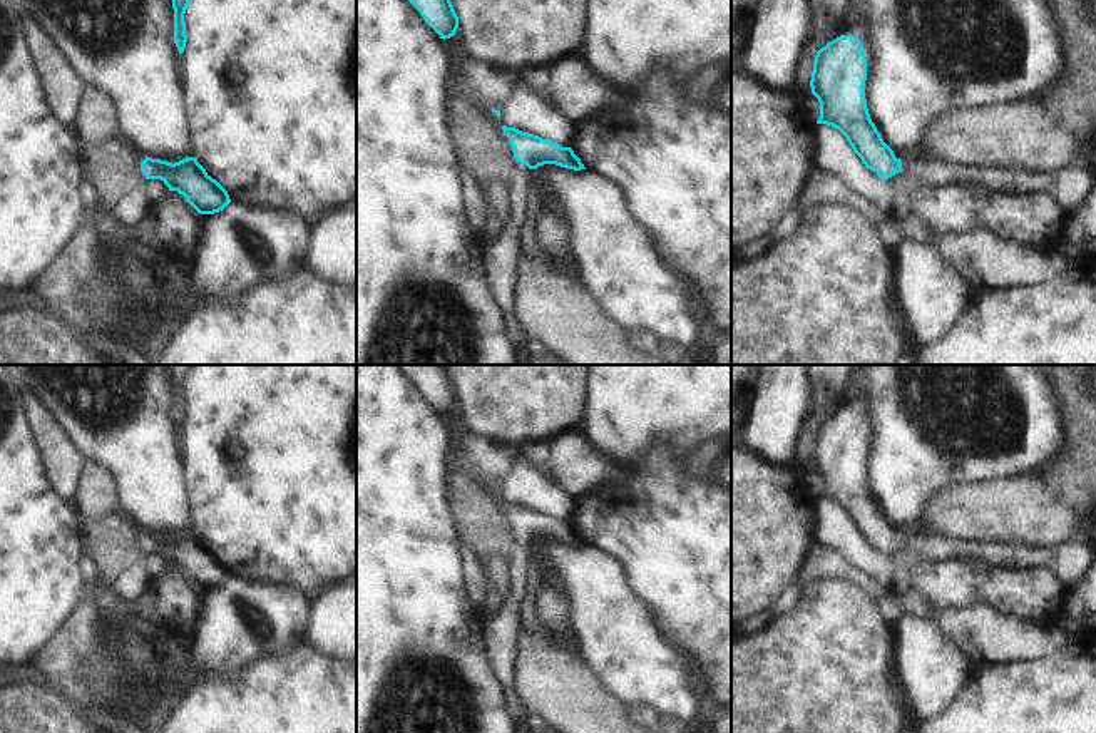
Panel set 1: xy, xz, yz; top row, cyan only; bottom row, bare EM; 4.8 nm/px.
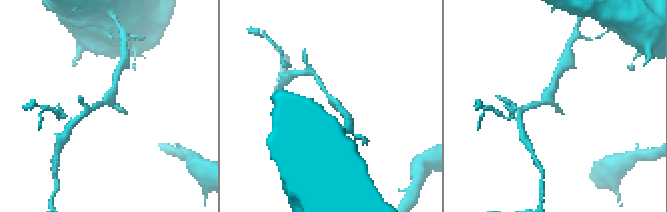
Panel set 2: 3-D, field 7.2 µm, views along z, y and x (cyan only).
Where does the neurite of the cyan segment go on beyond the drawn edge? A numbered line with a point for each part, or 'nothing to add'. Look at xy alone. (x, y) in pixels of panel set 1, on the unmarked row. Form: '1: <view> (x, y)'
nothing to add

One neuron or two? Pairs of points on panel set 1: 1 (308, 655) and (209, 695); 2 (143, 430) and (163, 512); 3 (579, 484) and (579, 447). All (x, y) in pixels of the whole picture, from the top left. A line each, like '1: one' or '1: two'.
1: one
2: one
3: one

